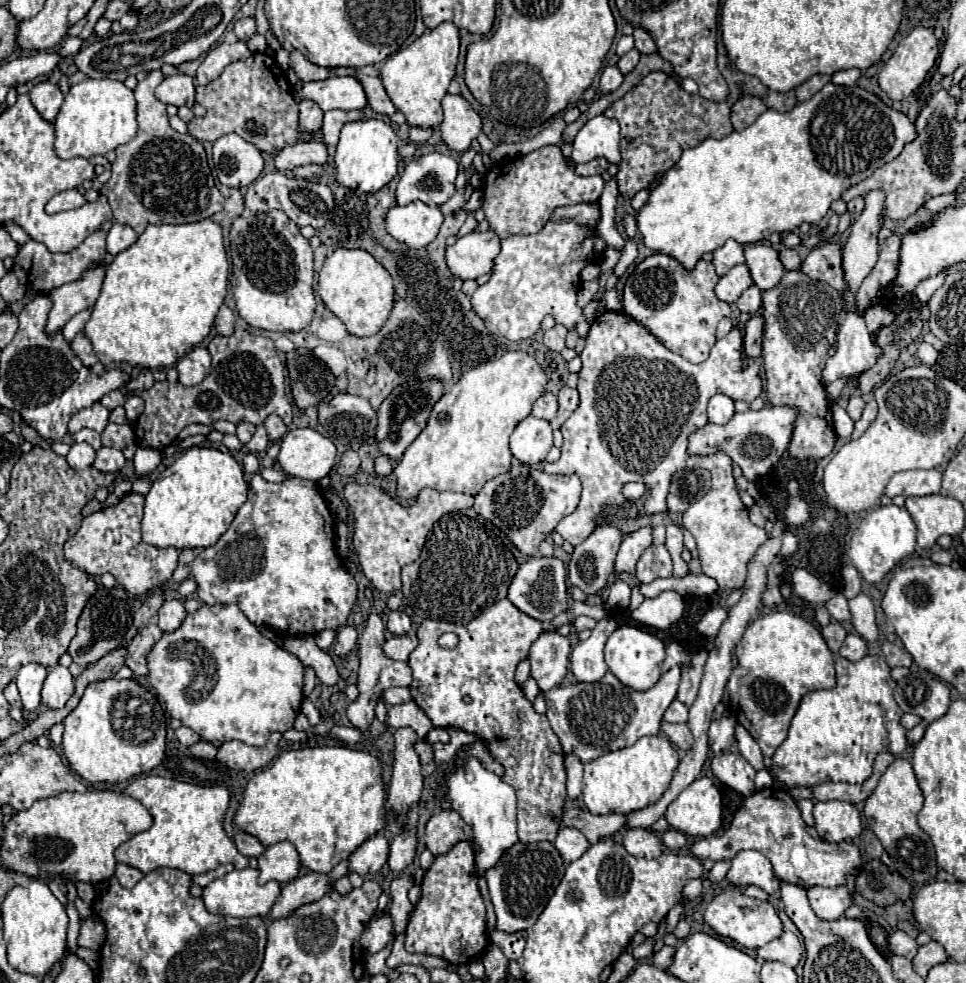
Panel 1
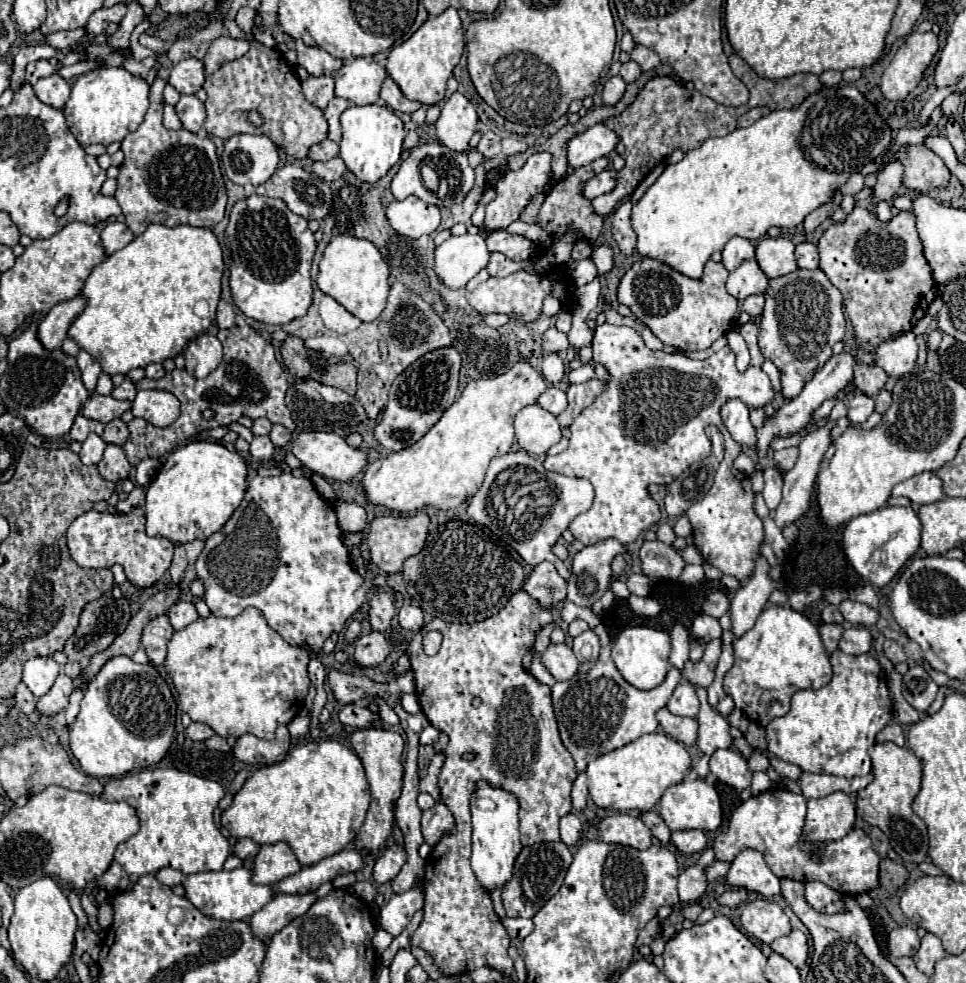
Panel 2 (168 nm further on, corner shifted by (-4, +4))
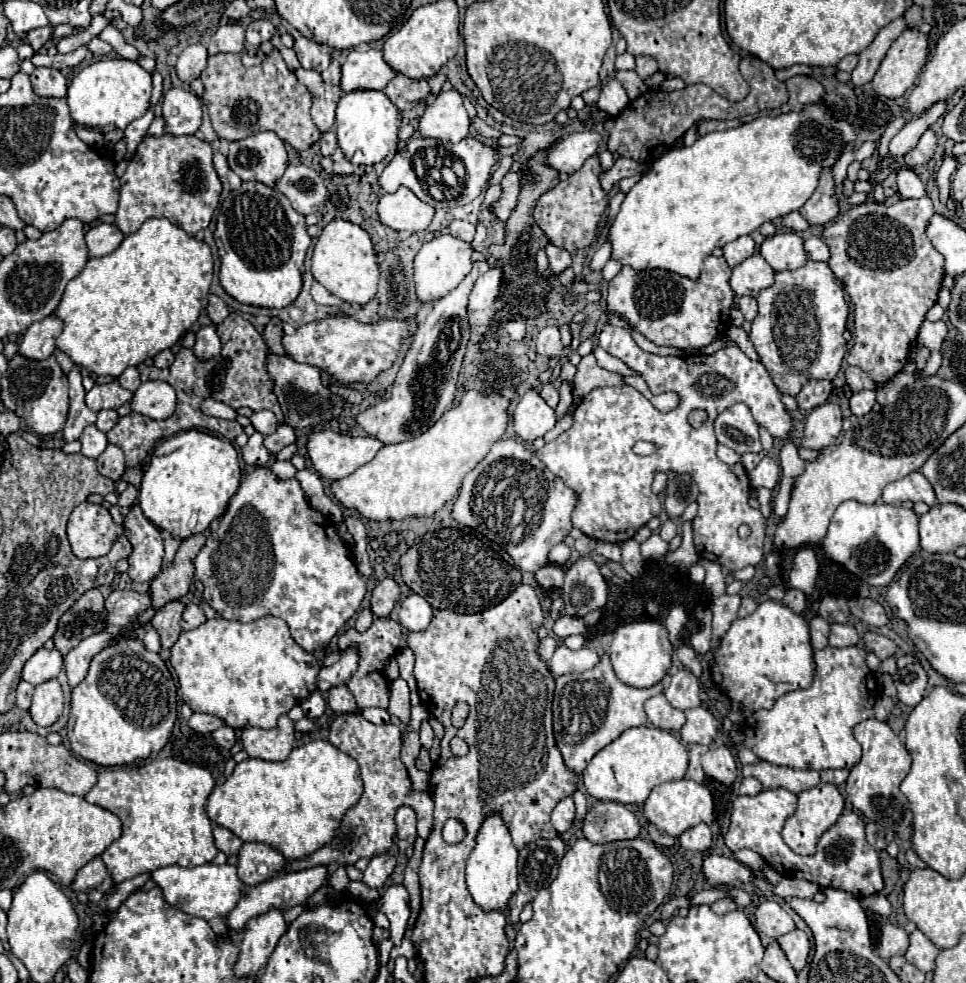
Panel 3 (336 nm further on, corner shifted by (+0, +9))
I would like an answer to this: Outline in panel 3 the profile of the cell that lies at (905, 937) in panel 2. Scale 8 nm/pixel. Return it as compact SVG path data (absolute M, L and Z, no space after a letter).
M884 924L878 954L884 960L890 960L892 956L904 956L906 950L908 950L908 934L904 932L904 928L894 924Z

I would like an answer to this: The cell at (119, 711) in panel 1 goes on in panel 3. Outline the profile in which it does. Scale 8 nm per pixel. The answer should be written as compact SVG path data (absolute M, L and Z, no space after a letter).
M122 640L106 646L90 662L88 676L72 690L72 708L68 718L68 740L72 752L98 766L128 766L158 754L172 736L176 720L176 684L158 654L148 652L140 640Z

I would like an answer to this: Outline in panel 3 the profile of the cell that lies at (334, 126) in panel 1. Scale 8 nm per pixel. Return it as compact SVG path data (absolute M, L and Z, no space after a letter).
M298 68L296 76L312 92L312 98L314 98L312 120L314 120L314 124L318 126L320 132L330 132L334 128L334 110L336 110L336 104L338 104L338 100L342 96L340 86L324 84L320 74L314 72L314 70Z

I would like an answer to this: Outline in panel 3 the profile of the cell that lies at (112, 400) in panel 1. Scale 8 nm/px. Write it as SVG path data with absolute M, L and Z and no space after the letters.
M130 366L130 368L126 368L120 376L118 376L118 382L120 382L120 386L122 388L126 388L126 390L136 390L138 386L140 386L140 378L138 378L138 370L134 368L134 366Z

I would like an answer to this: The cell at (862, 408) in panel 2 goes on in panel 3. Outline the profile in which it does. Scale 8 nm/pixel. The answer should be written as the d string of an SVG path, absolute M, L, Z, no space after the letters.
M860 390L856 394L852 394L850 398L850 410L854 416L866 416L872 406L876 402L876 392L870 392L870 390Z

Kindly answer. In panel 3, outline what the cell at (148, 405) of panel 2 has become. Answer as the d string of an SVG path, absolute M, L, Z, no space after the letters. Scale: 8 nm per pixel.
M142 382L132 398L132 410L154 418L166 420L176 410L176 390L168 382Z

